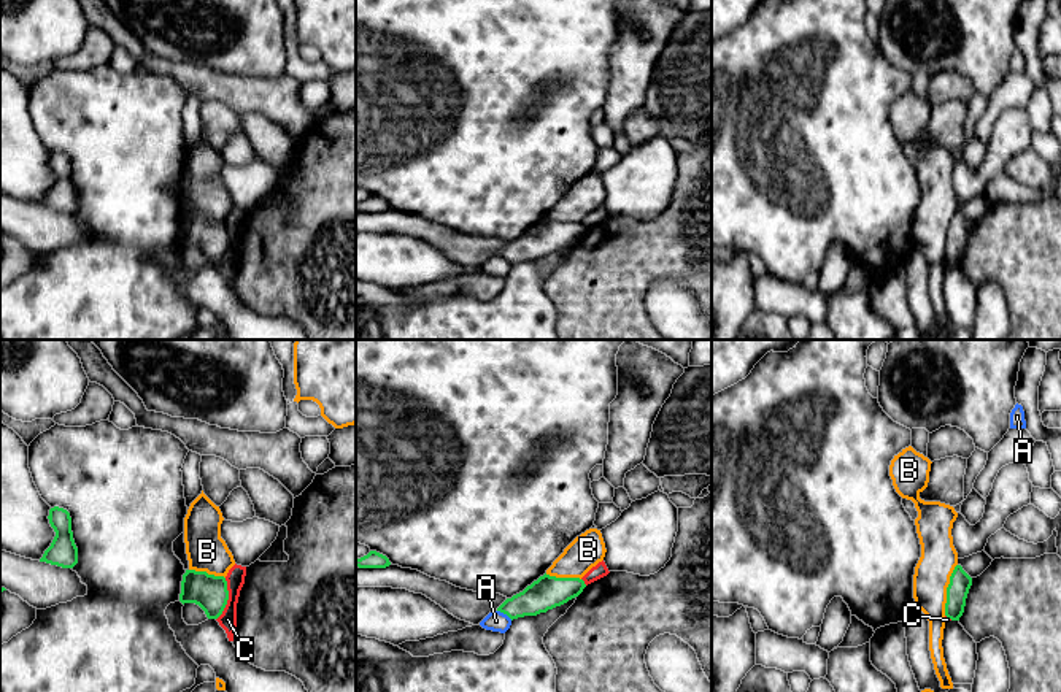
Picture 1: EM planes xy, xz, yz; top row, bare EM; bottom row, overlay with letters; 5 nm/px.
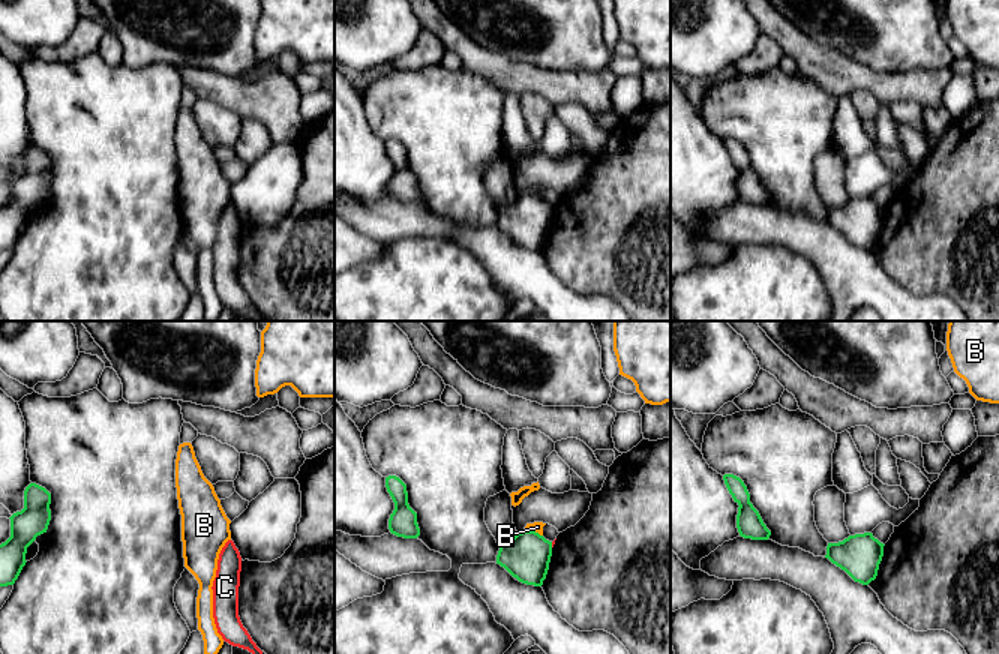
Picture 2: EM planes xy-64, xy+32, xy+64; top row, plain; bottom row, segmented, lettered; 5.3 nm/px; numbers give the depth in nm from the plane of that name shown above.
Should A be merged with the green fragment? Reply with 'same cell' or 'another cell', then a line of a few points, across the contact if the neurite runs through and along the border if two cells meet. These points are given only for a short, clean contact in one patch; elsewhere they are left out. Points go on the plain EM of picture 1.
another cell | xz (497, 254), (512, 264)

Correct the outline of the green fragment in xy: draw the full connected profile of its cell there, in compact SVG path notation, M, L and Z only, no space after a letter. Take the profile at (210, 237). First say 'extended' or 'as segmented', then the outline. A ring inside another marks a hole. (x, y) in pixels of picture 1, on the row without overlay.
as segmented; M186 214L181 225L179 246L199 249L208 263L218 263L229 244L227 225L224 221L206 216Z

